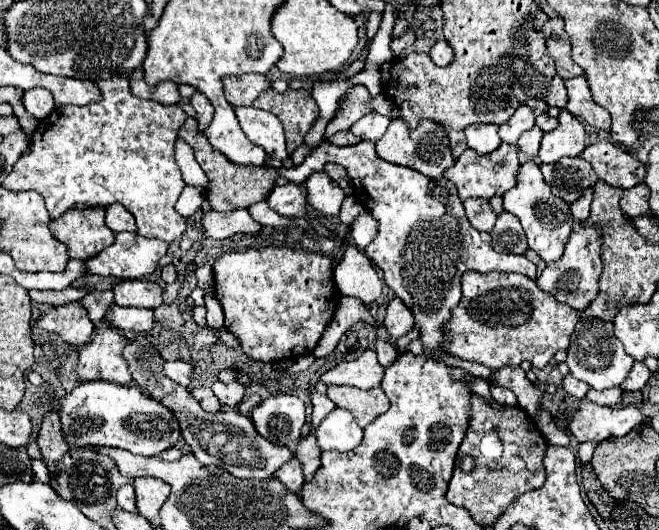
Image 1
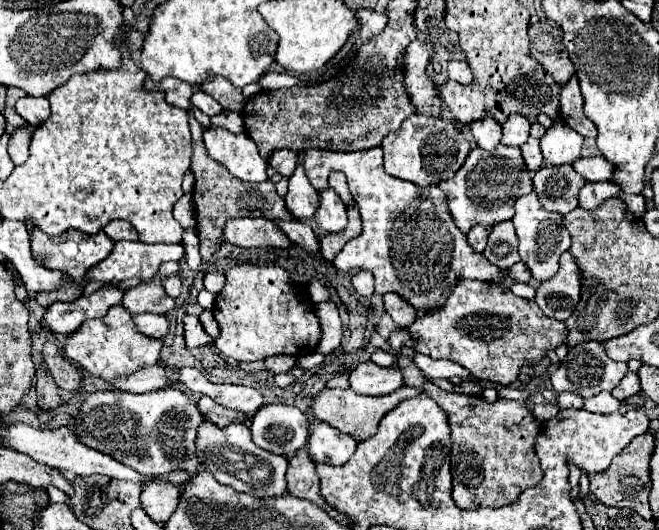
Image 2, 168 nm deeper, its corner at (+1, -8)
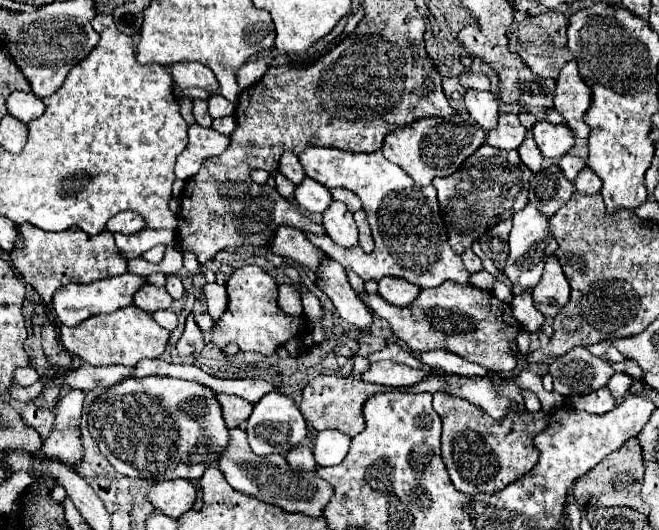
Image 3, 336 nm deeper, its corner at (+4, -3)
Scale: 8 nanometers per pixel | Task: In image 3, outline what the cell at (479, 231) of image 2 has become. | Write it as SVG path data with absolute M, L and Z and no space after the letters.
M466 249L466 251L462 253L462 261L464 261L464 265L466 265L466 269L468 269L470 273L476 273L476 271L482 269L482 261L480 261L480 257L478 257L472 249Z

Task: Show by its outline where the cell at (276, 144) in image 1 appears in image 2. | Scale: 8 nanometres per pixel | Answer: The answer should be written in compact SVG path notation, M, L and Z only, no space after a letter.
M275 150L275 152L271 154L269 164L271 164L273 170L279 172L281 176L291 178L293 172L295 172L297 160L299 160L299 158L297 158L297 152L293 152L293 150Z

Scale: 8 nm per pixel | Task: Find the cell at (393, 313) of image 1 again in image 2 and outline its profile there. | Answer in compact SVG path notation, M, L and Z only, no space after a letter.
M387 292L383 296L385 300L385 310L387 314L393 318L393 322L397 322L401 328L407 328L409 324L415 322L415 316L417 316L417 310L407 304L403 298L399 298L395 292Z

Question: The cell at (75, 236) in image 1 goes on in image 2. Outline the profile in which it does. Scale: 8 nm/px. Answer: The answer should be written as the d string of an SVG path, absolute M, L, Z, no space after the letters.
M33 228L31 248L33 248L33 254L43 260L45 268L59 270L59 272L67 274L67 276L63 276L63 282L57 290L39 292L39 296L35 296L37 304L47 308L53 302L73 302L75 298L79 298L83 294L83 288L87 284L85 274L89 272L89 268L93 268L95 264L99 264L101 260L105 260L111 254L113 240L107 238L107 234L103 230L99 230L97 234L85 234L85 232L79 232L79 230L69 230L69 232L63 232L61 236L47 236L39 228Z

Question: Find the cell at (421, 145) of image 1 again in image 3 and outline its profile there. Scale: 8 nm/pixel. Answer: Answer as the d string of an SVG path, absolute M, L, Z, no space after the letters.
M464 115L450 117L424 117L386 135L382 153L388 161L402 167L416 185L430 185L434 177L452 175L462 161L472 155L486 139L486 133L476 127L476 123Z

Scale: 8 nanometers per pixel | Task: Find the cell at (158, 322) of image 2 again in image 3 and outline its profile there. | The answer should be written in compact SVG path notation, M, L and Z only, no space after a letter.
M154 311L154 313L152 313L152 319L154 319L160 327L164 327L164 329L168 329L168 331L172 331L172 329L176 327L176 323L178 323L176 313L172 313L172 311Z

